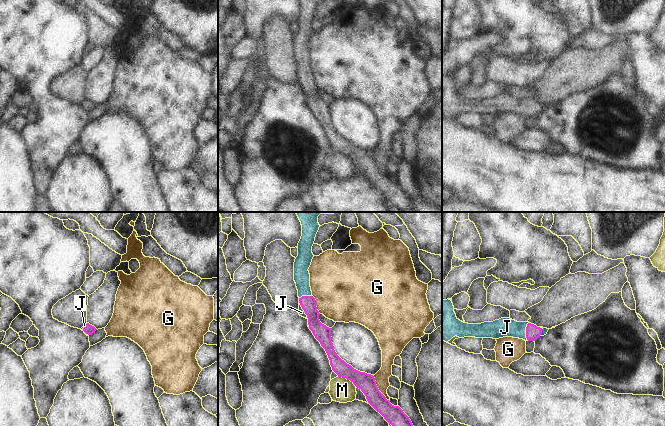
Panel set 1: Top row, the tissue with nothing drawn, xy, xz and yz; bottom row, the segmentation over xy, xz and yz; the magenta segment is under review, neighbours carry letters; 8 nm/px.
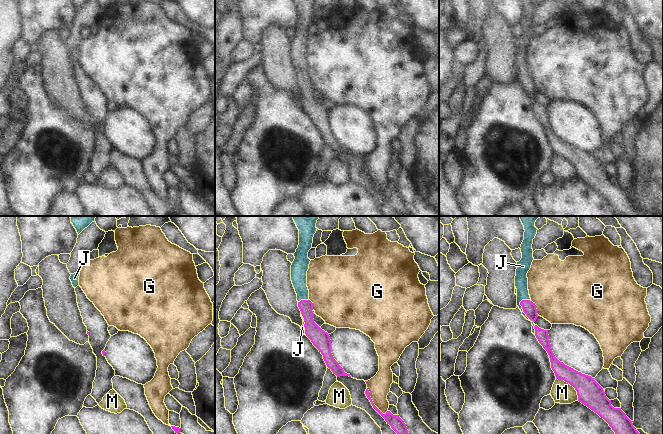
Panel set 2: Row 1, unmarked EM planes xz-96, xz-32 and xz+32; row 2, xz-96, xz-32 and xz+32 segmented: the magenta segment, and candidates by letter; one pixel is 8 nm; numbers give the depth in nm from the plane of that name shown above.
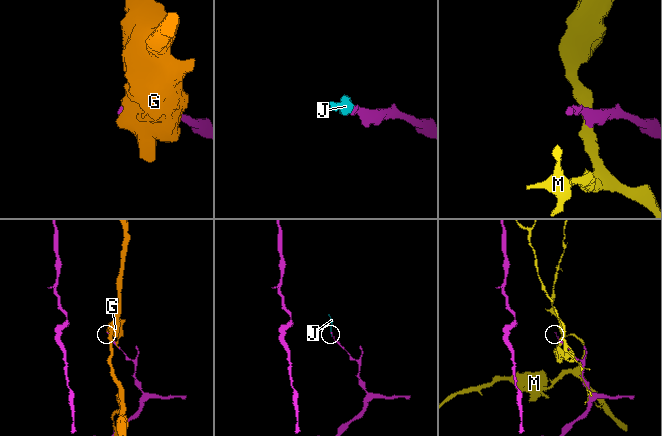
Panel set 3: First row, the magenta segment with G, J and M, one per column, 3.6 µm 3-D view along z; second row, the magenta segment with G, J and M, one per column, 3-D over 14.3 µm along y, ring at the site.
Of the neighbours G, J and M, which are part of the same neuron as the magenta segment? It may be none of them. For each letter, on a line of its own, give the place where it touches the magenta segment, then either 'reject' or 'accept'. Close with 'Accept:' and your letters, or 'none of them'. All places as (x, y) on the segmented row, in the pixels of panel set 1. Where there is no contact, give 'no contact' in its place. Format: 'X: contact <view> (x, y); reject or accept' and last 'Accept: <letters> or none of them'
G: contact xz (377, 388); reject
J: contact yz (526, 331); accept
M: contact xz (347, 379); reject
Accept: J

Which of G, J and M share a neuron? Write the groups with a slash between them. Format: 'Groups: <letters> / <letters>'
Groups: G / J / M

